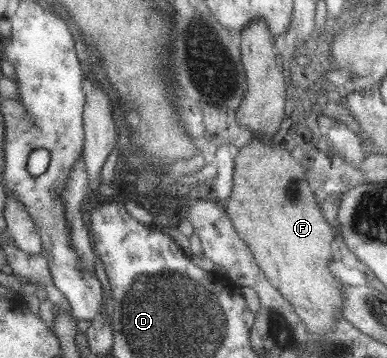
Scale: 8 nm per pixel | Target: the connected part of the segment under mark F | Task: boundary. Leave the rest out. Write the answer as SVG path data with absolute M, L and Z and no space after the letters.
M250 139L237 149L233 193L224 206L259 270L294 307L307 331L321 336L330 332L343 296L339 281L329 272L329 263L337 258L332 247L335 235L321 215L305 174L286 148Z

